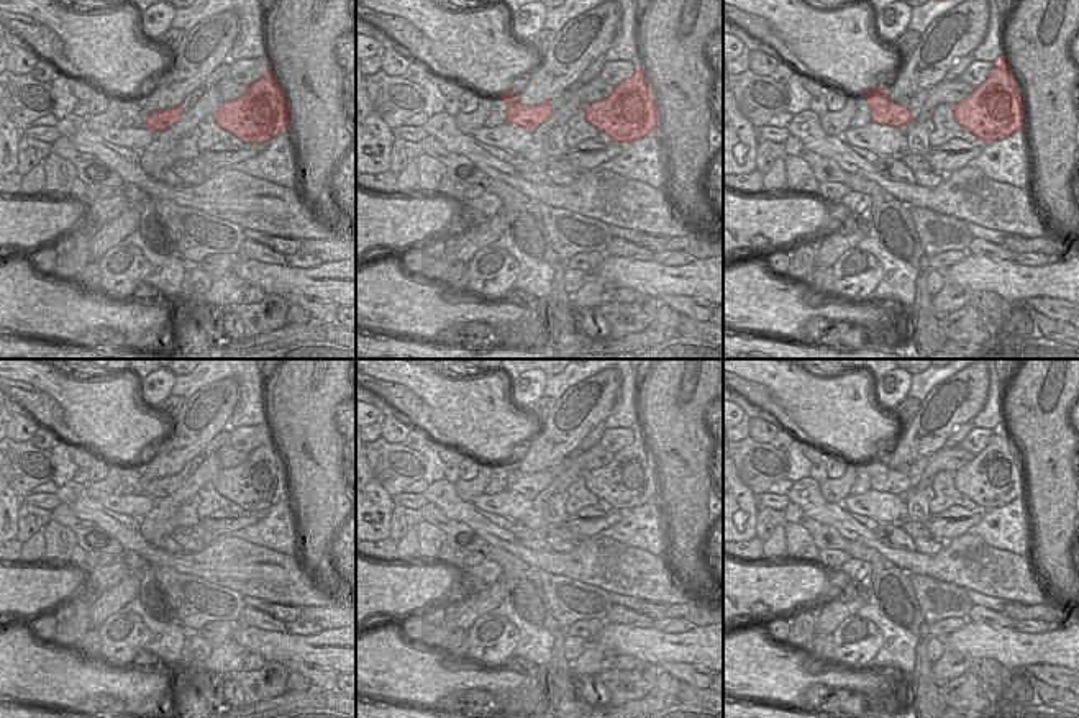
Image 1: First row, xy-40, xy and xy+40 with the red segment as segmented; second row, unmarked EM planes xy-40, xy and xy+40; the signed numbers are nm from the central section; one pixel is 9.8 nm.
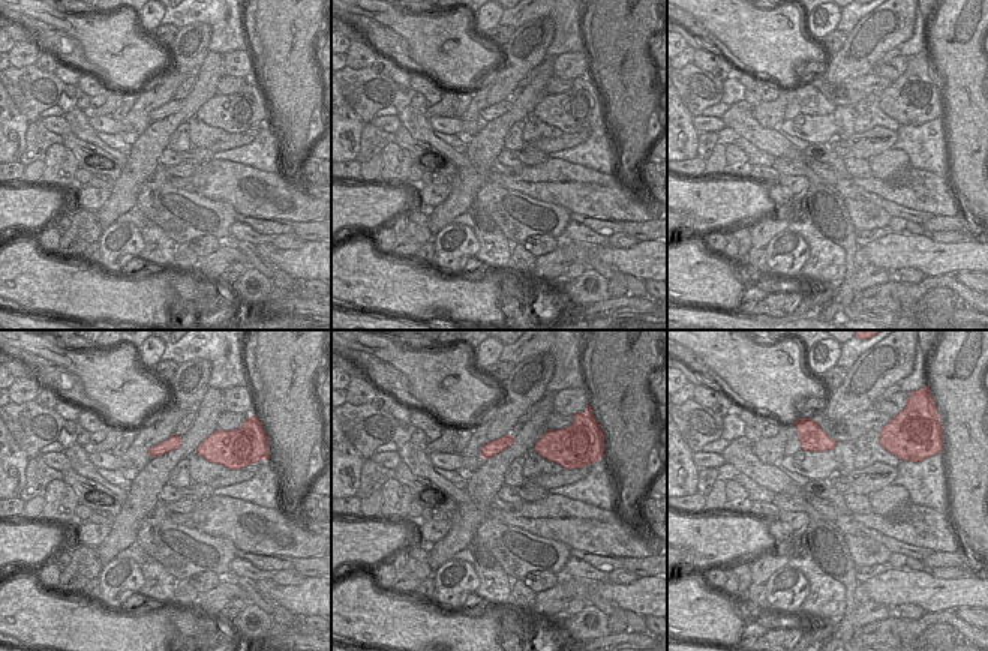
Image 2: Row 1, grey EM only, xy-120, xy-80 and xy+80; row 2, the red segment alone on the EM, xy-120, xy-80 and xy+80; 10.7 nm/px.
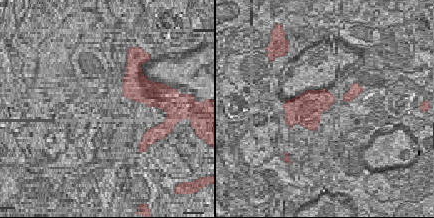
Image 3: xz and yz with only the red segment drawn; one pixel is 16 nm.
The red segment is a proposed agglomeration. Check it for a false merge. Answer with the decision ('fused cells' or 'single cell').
fused cells

